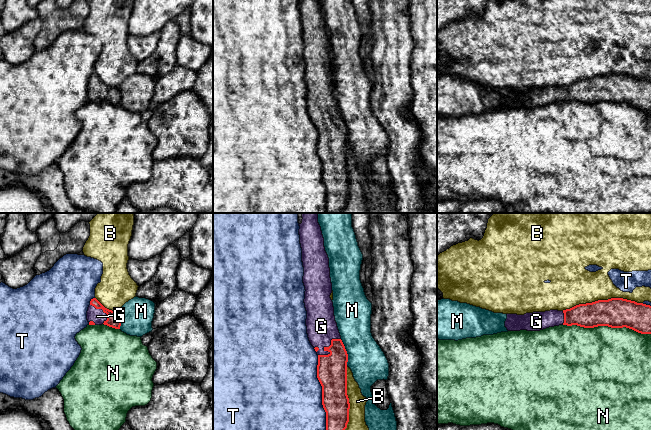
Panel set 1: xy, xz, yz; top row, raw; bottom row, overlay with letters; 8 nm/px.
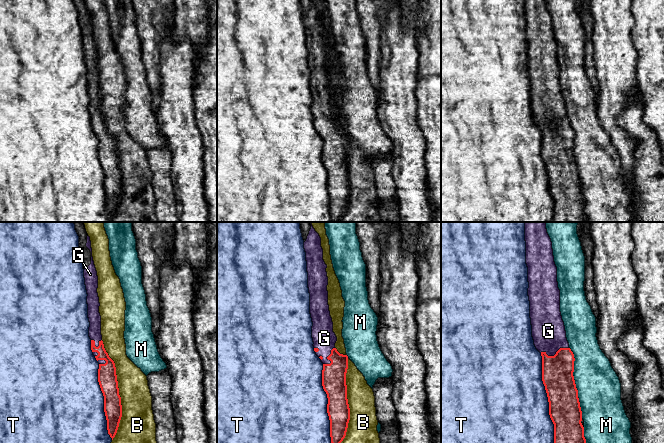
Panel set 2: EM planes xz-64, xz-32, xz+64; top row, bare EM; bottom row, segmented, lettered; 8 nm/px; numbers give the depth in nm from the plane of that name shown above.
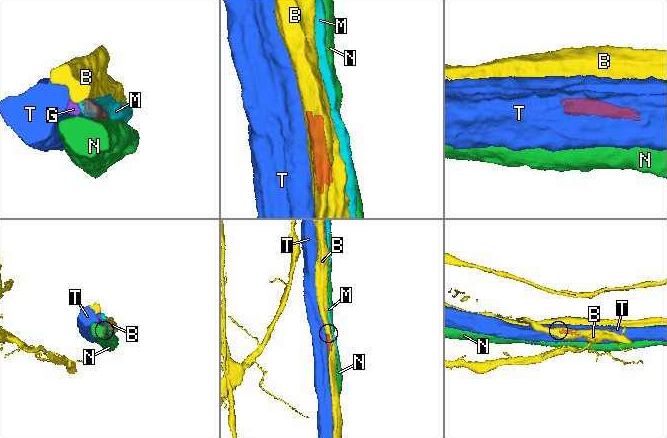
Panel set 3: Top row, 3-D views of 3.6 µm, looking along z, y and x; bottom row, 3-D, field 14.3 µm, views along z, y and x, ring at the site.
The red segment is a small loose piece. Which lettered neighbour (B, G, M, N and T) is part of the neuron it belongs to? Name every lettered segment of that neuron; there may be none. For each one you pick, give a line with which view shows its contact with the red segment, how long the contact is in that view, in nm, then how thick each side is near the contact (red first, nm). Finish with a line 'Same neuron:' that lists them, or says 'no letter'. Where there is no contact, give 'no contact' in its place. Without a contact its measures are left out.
G: contact in xz; length 240 nm; calibres 240 and 240 nm
Same neuron: G

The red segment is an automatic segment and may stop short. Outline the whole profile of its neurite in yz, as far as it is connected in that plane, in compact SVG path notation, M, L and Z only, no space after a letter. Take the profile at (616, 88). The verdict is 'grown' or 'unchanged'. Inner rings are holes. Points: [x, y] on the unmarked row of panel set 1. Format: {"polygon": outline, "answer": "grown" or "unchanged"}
{"polygon": "M611 74L579 80L563 87L507 90L505 97L508 107L540 107L559 101L626 103L641 110L651 110L651 82L623 74Z", "answer": "grown"}

